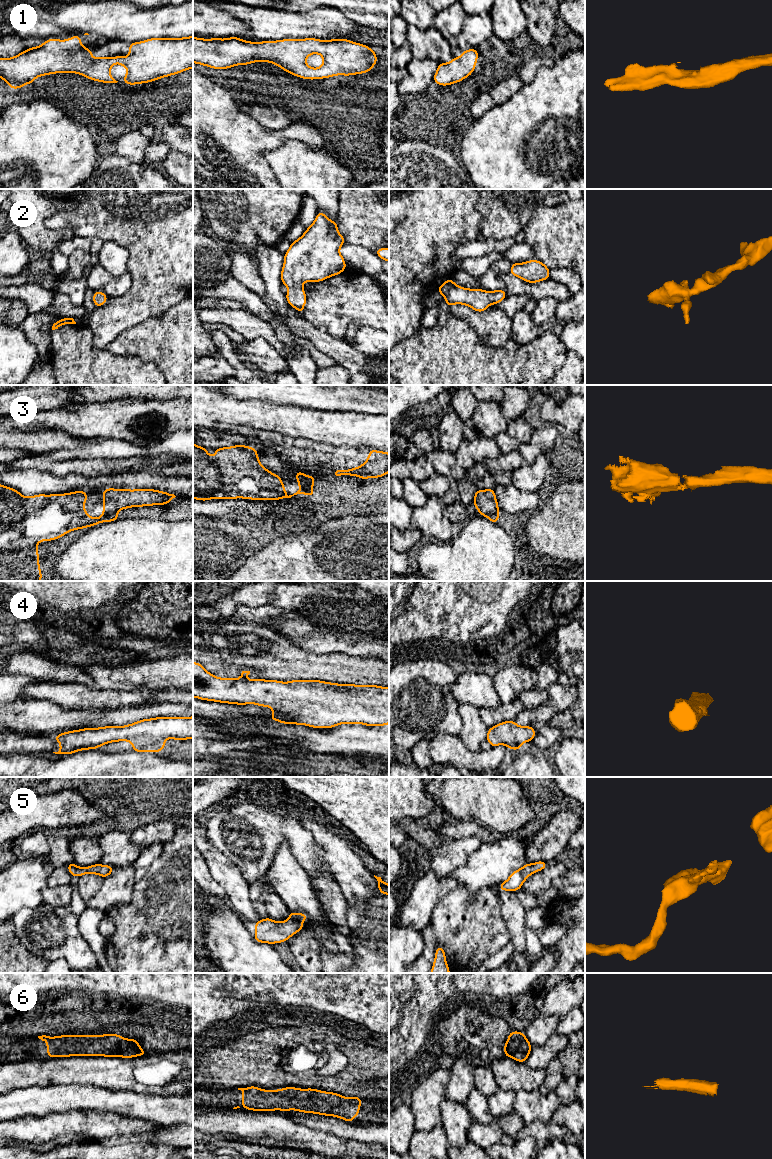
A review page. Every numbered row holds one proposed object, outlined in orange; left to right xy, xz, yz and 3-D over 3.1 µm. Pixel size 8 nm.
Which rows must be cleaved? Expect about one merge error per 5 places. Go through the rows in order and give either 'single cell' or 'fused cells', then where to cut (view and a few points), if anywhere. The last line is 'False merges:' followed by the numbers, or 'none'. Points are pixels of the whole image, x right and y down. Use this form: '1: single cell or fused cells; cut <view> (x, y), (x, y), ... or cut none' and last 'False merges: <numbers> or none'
1: single cell; cut none
2: single cell; cut none
3: single cell; cut none
4: single cell; cut none
5: single cell; cut none
6: single cell; cut none
False merges: none

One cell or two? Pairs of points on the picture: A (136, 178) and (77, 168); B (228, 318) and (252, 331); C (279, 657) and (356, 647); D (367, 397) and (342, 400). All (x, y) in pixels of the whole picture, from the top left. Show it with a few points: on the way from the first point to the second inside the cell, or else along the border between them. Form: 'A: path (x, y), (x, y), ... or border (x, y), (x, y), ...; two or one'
A: border (98, 161), (93, 172), (87, 178); two
B: path (234, 319), (246, 325); one
C: border (292, 643), (305, 650), (317, 653), (338, 652); two
D: path (361, 398), (348, 398); one

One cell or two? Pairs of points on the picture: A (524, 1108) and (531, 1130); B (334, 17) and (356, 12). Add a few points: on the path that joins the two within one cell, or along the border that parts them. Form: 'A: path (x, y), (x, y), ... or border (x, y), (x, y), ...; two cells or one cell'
A: border (546, 1123), (535, 1120), (526, 1126); two cells
B: border (339, 10), (350, 19), (362, 25); two cells

